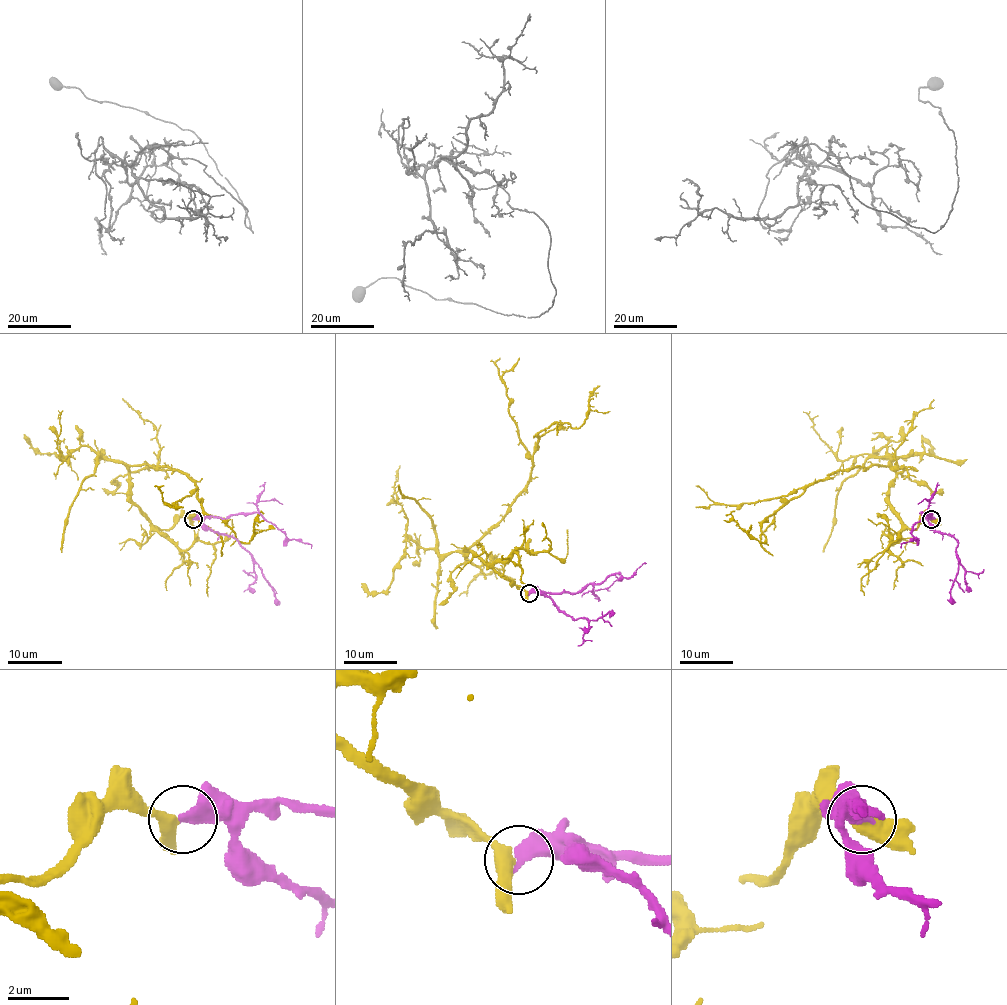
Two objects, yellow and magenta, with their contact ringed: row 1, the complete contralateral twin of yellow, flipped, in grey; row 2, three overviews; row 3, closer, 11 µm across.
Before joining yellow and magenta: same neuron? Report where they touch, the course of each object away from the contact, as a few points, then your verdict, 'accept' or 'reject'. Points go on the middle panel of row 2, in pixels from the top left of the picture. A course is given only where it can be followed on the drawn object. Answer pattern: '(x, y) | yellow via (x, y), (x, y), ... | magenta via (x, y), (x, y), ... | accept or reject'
(529, 593) | yellow via (529, 593), (466, 551), (466, 558), (525, 487), (543, 434), (568, 422), (578, 428), (588, 399), (596, 397) | magenta via (529, 593), (578, 593), (590, 583), (600, 583), (611, 575), (628, 578), (645, 562) | accept

